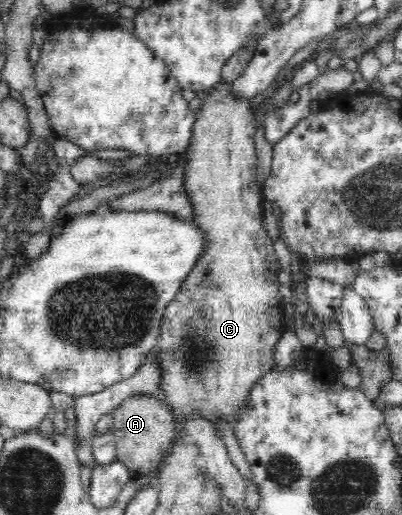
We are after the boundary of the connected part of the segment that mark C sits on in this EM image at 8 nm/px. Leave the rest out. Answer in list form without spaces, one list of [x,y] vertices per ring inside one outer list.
[[[221,82],[210,89],[211,93],[208,98],[203,101],[200,108],[200,113],[196,115],[194,129],[192,130],[192,138],[190,138],[190,144],[186,152],[186,161],[184,164],[184,176],[185,176],[185,190],[187,196],[192,203],[194,209],[194,218],[192,223],[200,227],[200,231],[204,231],[204,237],[206,237],[206,248],[202,252],[202,256],[198,258],[196,266],[192,268],[192,272],[186,276],[182,286],[178,291],[178,294],[174,297],[174,300],[168,304],[165,308],[162,319],[162,327],[160,330],[160,340],[156,346],[159,354],[159,367],[162,372],[160,375],[159,385],[161,386],[162,398],[165,398],[165,402],[169,403],[170,408],[173,408],[174,412],[178,414],[178,418],[184,419],[190,418],[192,414],[201,414],[206,416],[206,420],[211,422],[214,427],[218,424],[216,418],[223,418],[233,428],[232,424],[240,418],[240,410],[244,408],[246,400],[248,400],[248,392],[254,388],[256,380],[260,380],[267,372],[272,372],[276,368],[276,361],[274,361],[274,350],[276,350],[276,344],[282,337],[282,334],[286,331],[286,325],[279,318],[282,309],[282,303],[284,302],[280,297],[280,281],[278,281],[278,271],[274,269],[277,257],[274,251],[274,241],[269,240],[268,233],[263,227],[263,206],[265,201],[263,188],[258,184],[256,179],[256,163],[258,156],[256,155],[256,146],[254,145],[254,135],[257,130],[256,112],[251,108],[248,99],[242,100],[232,95],[232,85]]]

